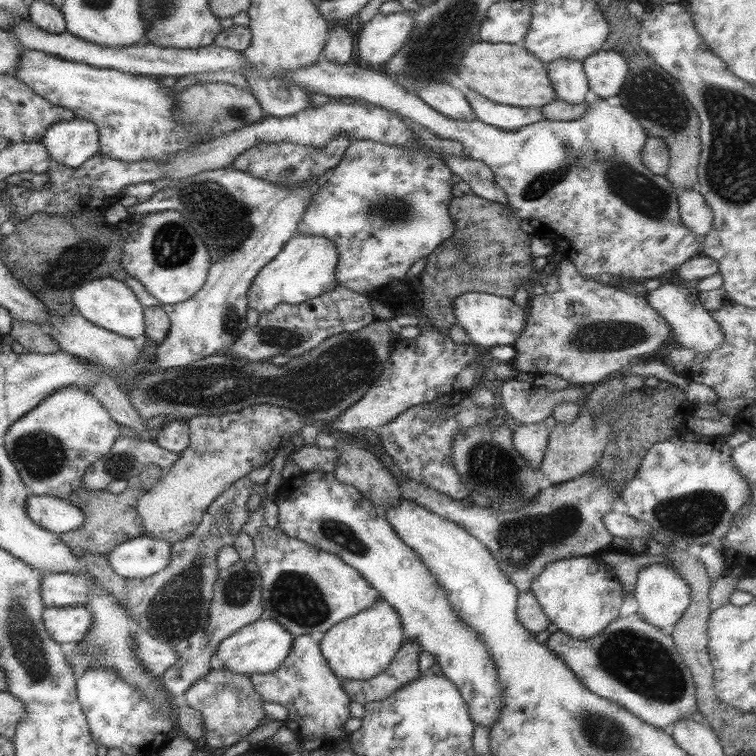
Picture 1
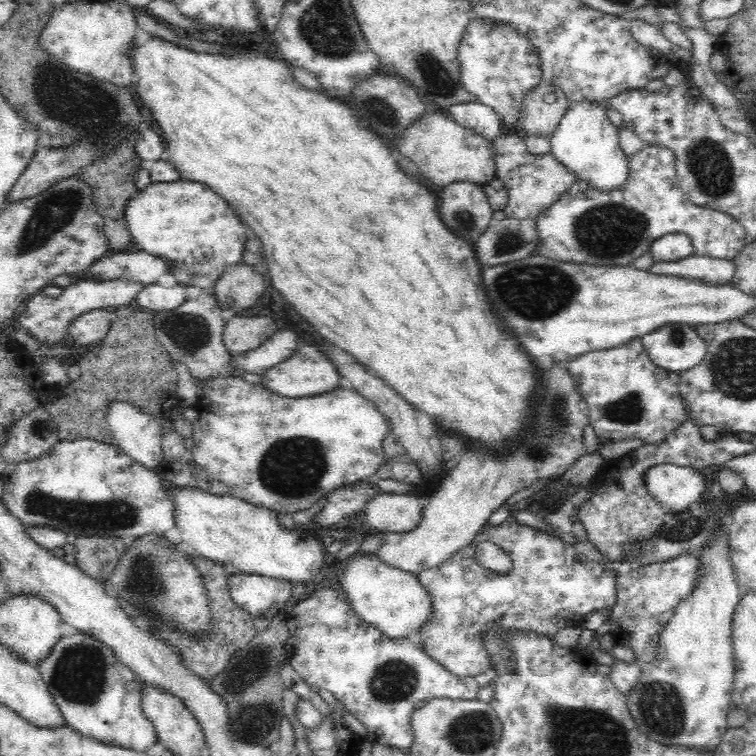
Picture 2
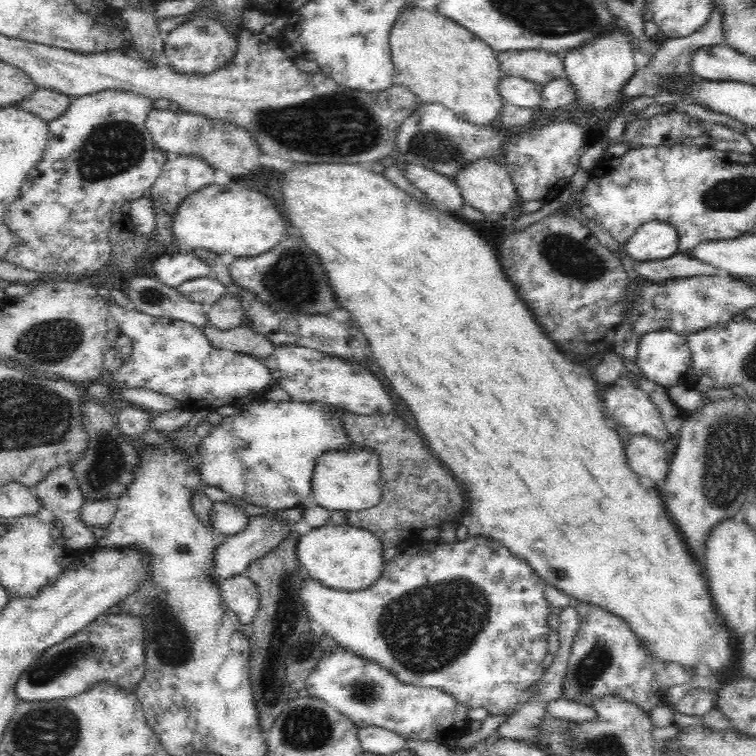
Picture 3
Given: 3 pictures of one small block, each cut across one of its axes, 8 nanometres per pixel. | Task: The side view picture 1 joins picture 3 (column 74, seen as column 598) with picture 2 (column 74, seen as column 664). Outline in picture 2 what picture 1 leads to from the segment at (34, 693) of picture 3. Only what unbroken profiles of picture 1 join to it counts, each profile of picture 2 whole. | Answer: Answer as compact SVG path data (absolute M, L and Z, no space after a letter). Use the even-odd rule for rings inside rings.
M82 632L61 637L54 644L50 656L44 658L37 667L66 724L80 735L134 752L146 753L157 744L158 738L152 722L146 719L142 711L144 684L139 682L138 677L116 658L114 651L100 640Z

